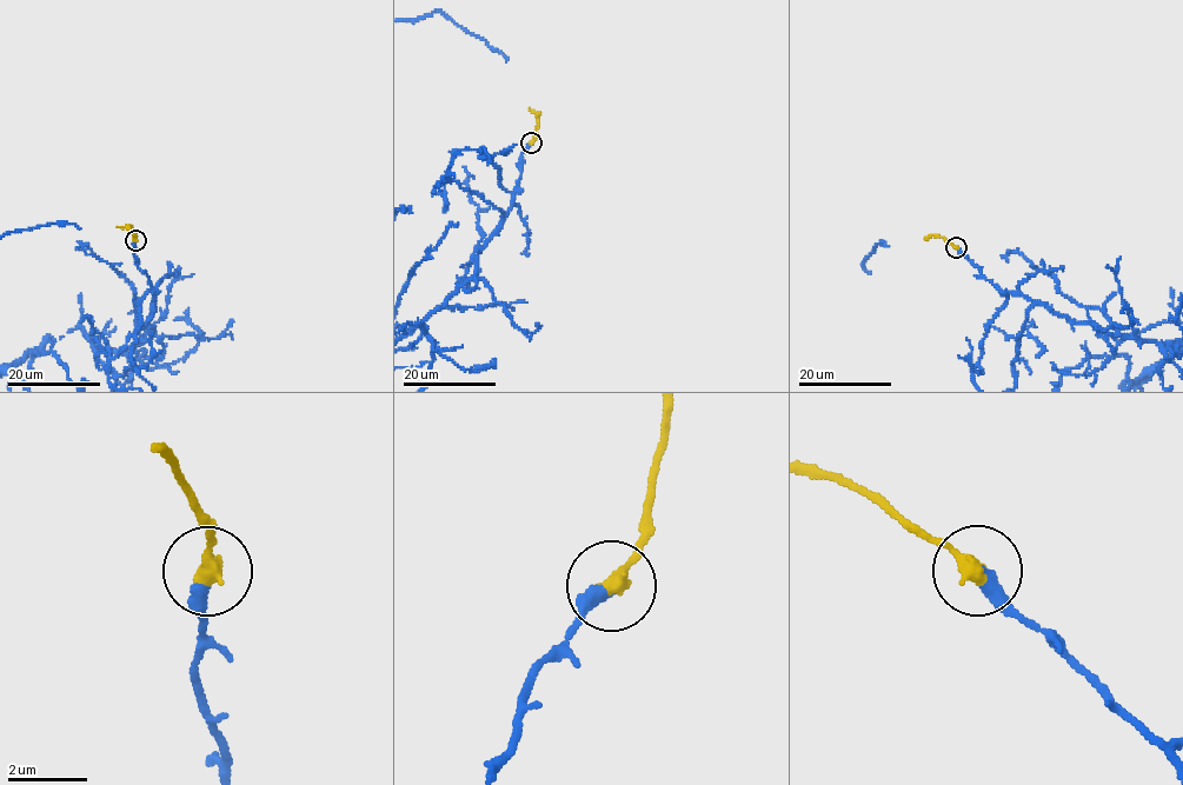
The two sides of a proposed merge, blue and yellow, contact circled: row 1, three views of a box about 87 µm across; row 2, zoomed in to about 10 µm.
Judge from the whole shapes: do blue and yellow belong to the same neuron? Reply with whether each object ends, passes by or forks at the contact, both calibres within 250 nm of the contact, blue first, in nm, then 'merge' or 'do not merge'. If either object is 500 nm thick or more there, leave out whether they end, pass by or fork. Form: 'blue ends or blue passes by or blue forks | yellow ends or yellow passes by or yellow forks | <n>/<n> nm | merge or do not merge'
blue ends | yellow ends | 340/420 nm | merge

